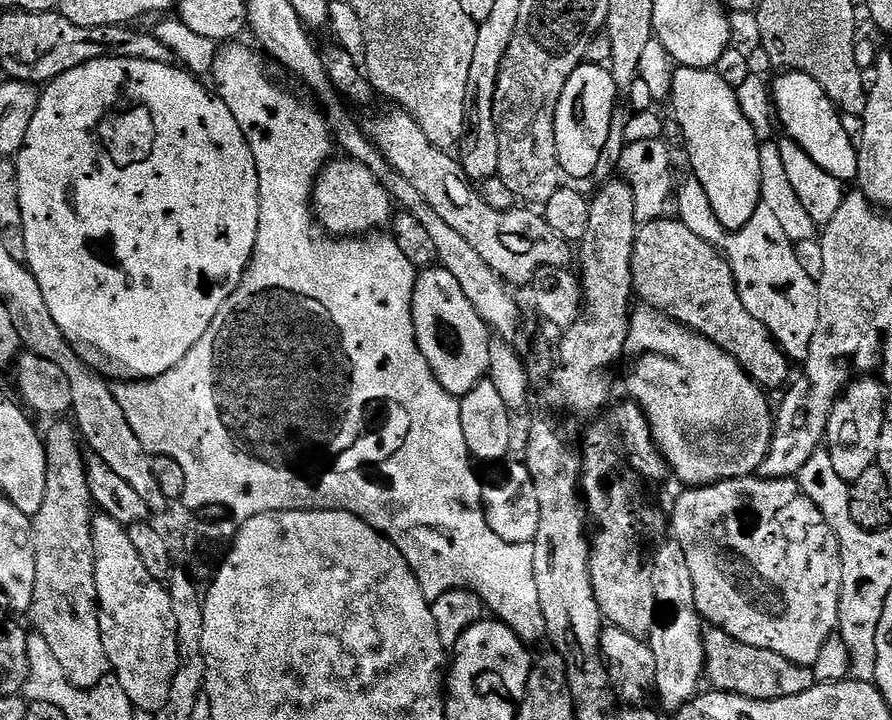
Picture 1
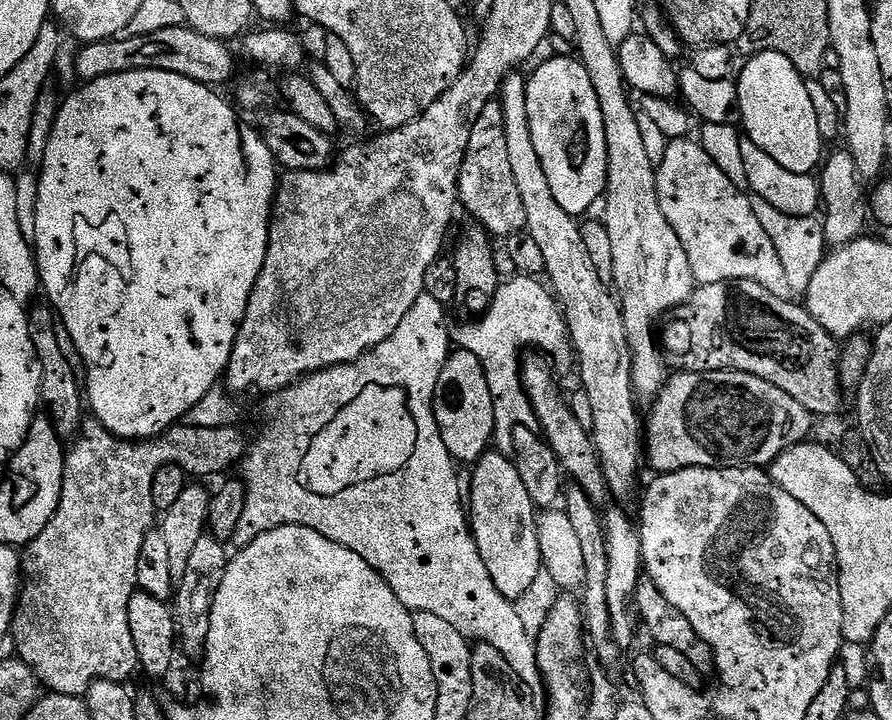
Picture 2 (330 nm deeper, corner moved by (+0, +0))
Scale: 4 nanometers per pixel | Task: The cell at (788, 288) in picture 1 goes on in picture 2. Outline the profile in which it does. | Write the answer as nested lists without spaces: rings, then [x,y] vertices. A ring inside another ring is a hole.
[[[695,139],[668,141],[665,157],[656,169],[656,189],[658,190],[658,206],[662,206],[662,214],[666,214],[666,222],[674,226],[674,234],[682,242],[682,250],[686,250],[686,258],[690,258],[690,270],[694,270],[697,285],[726,282],[727,280],[749,280],[758,282],[758,286],[766,286],[770,294],[778,294],[778,298],[792,300],[794,293],[786,278],[785,267],[774,248],[774,242],[766,234],[766,229],[758,222],[754,214],[749,193],[743,188],[734,186],[718,166],[714,166],[714,158],[706,154],[706,150]]]

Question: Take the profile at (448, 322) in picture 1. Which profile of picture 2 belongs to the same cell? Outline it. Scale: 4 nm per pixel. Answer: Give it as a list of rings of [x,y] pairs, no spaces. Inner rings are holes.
[[[463,350],[449,351],[448,360],[438,374],[432,409],[436,411],[442,442],[446,442],[446,450],[450,450],[453,460],[464,466],[472,466],[489,451],[496,435],[494,402],[490,382],[486,382],[486,370],[482,370],[482,362],[478,362],[474,354]]]

